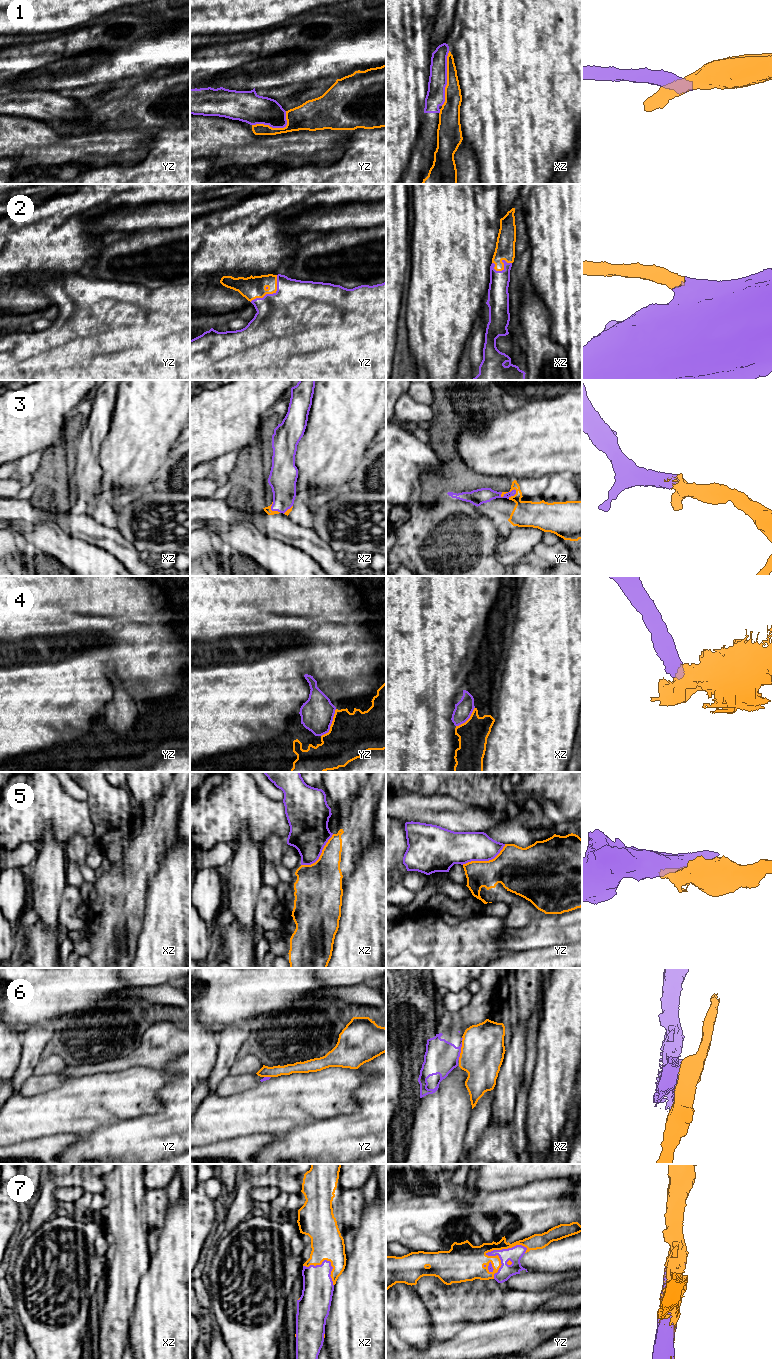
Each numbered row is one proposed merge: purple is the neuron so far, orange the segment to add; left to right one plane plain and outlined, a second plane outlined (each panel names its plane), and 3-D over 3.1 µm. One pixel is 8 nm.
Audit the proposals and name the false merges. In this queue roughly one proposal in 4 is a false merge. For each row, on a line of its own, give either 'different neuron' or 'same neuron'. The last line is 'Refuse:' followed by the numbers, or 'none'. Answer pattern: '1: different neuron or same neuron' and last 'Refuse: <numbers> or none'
1: different neuron
2: same neuron
3: same neuron
4: different neuron
5: different neuron
6: different neuron
7: same neuron
Refuse: 1, 4, 5, 6

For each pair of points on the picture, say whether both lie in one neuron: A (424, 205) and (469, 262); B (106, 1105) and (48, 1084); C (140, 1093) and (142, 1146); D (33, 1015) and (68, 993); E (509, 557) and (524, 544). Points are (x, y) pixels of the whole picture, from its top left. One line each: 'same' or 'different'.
A: same
B: different
C: different
D: same
E: same

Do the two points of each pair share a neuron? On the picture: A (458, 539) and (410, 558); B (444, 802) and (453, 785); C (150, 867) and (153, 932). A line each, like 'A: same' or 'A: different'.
A: same
B: different
C: different

